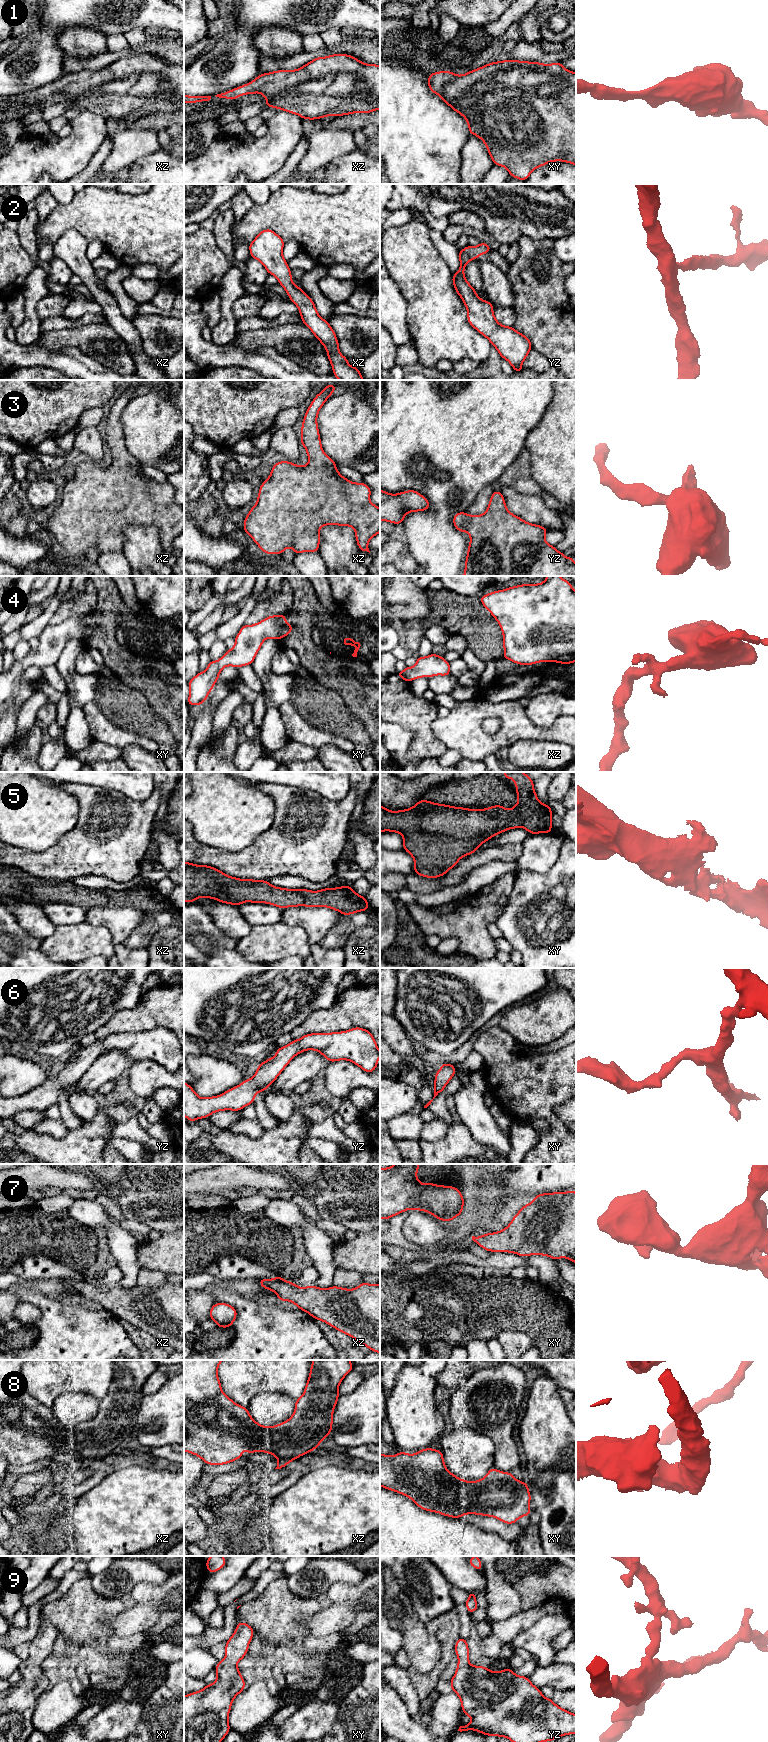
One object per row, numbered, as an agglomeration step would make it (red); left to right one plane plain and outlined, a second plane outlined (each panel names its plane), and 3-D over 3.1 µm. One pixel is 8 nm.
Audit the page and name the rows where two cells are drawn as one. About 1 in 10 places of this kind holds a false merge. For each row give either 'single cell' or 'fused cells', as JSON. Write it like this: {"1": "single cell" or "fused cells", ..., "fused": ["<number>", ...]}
{"1": "single cell", "2": "single cell", "3": "single cell", "4": "single cell", "5": "single cell", "6": "single cell", "7": "single cell", "8": "single cell", "9": "single cell", "fused": []}

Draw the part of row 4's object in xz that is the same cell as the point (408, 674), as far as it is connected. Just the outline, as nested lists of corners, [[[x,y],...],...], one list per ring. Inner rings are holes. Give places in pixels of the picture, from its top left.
[[[431,653],[427,657],[417,657],[417,663],[411,668],[406,666],[402,672],[396,674],[404,681],[410,682],[420,677],[432,677],[436,675],[449,676],[450,663],[442,656]]]

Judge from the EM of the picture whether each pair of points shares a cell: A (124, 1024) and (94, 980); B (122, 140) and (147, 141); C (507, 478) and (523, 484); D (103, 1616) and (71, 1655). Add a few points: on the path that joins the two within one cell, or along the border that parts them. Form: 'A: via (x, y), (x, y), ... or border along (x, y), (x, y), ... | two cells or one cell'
A: border along (138, 1002), (132, 1008), (118, 1009), (100, 1028) | two cells
B: via (128, 141), (141, 141) | one cell
C: via (511, 478), (519, 480) | one cell
D: via (93, 1626), (74, 1645) | one cell

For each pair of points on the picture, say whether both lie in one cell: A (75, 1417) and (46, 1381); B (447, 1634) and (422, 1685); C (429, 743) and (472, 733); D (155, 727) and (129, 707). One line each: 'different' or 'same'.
A: different
B: same
C: different
D: same

